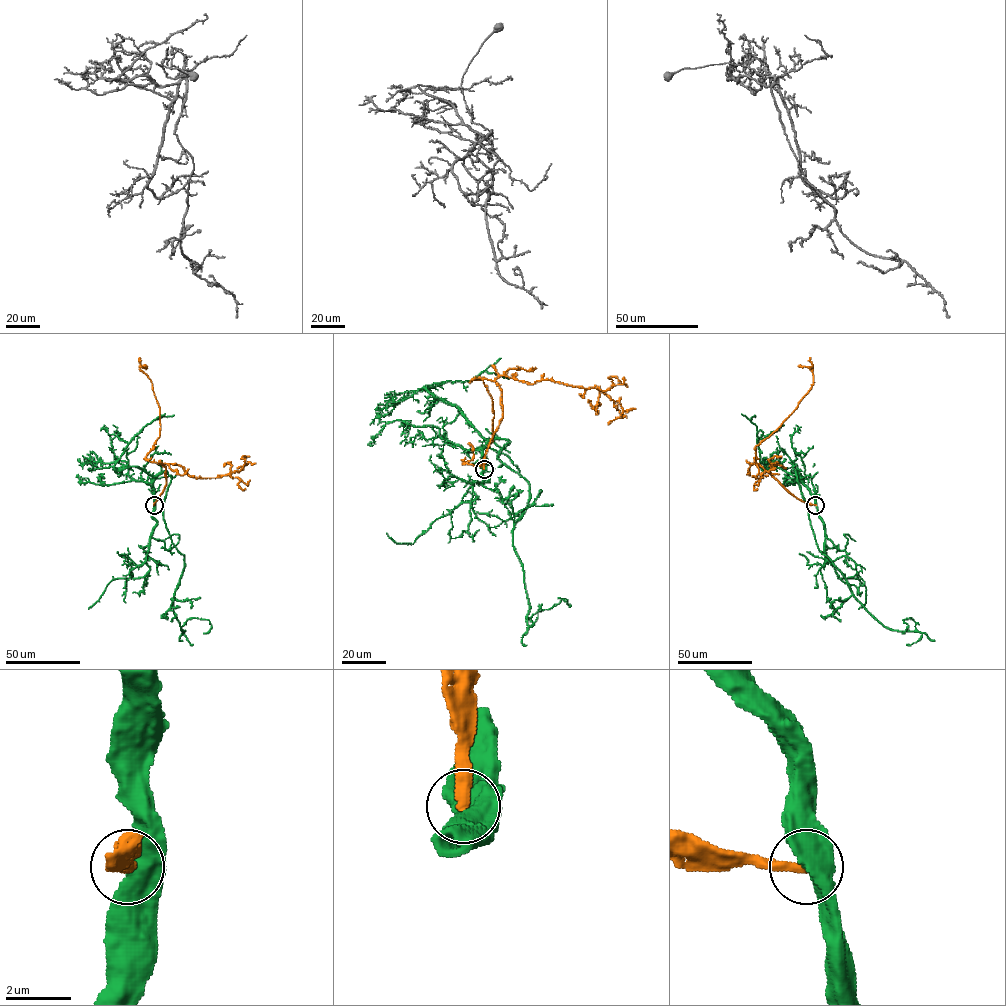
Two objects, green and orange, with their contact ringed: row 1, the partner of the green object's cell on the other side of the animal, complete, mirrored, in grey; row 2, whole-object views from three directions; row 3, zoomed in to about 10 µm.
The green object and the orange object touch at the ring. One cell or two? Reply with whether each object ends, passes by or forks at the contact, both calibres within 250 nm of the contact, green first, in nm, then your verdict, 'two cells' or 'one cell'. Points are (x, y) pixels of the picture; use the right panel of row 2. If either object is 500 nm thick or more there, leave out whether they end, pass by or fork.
550 nm thick on the green side, 320 nm on the other; two cells

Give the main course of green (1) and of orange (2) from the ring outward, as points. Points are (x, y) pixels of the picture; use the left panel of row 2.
1: (154, 505), (166, 472), (163, 518), (184, 556), (173, 611), (183, 631), (208, 619), (203, 634)
2: (154, 505), (166, 485), (166, 468), (146, 459), (160, 424), (143, 365)

